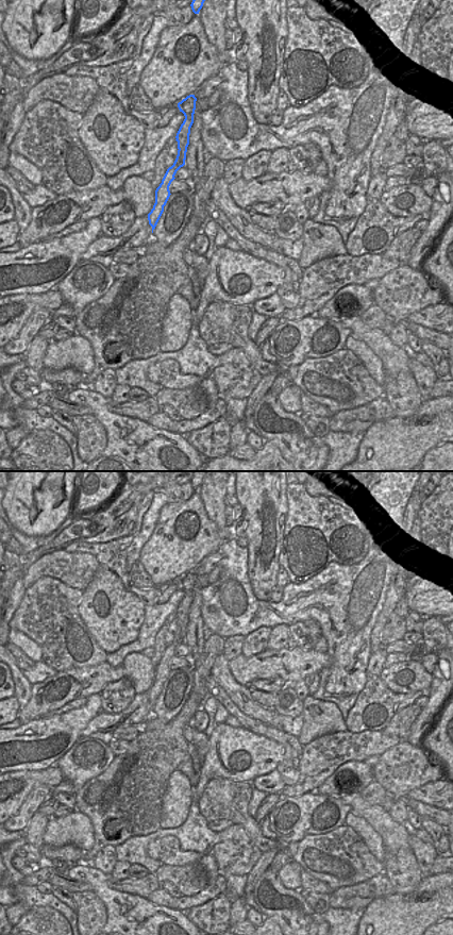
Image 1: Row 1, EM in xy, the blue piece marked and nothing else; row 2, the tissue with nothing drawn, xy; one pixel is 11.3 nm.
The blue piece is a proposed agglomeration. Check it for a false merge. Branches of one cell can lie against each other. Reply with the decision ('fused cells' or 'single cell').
single cell

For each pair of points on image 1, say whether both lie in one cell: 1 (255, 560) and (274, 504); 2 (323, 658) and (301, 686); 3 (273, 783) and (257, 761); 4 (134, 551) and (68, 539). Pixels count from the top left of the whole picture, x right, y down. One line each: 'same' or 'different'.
1: same
2: different
3: different
4: different

